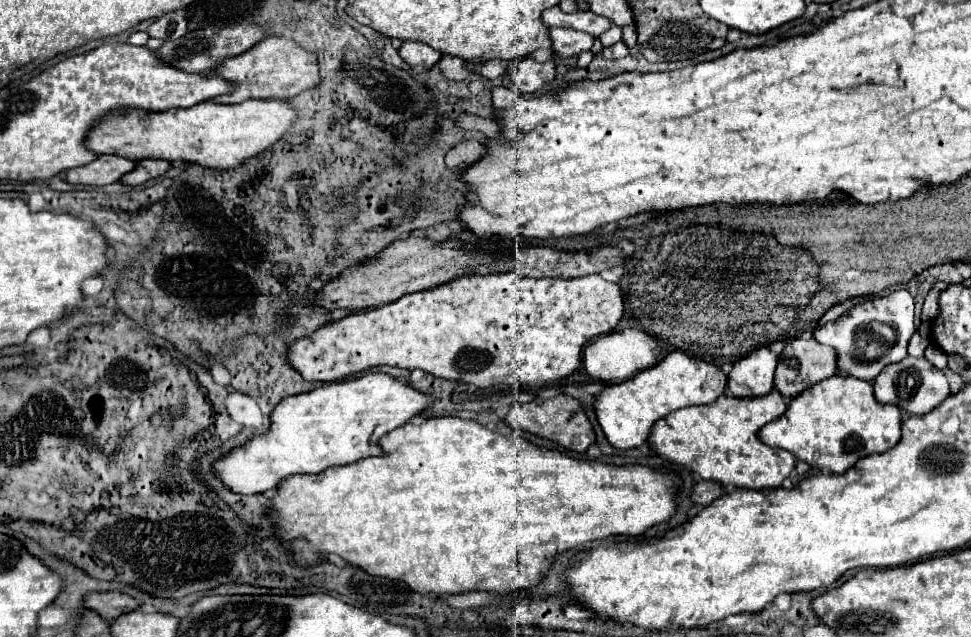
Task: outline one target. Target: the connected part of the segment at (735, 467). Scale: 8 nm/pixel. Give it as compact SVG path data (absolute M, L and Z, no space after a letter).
M777 390L761 398L735 398L723 394L711 404L679 408L663 420L657 420L649 432L647 444L663 460L683 466L703 480L719 482L725 488L779 488L793 472L795 458L791 452L765 446L757 438L757 432L767 422L779 418L785 408L787 402Z

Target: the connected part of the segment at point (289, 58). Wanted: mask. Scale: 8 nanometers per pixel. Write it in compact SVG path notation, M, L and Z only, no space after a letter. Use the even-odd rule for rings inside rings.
M275 36L263 38L241 56L231 56L229 60L223 60L219 68L213 70L213 76L221 76L223 80L233 84L233 90L229 94L217 96L213 100L215 104L237 104L249 98L257 98L257 100L291 98L303 90L313 88L321 80L317 68L317 56L301 50L295 40L275 38Z

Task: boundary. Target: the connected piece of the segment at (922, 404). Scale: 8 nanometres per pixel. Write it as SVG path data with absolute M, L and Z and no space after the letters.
M907 356L905 360L891 364L873 380L873 390L875 390L875 400L881 404L893 404L901 410L901 414L907 416L921 416L937 408L947 396L949 396L949 382L947 376L933 368L925 358L913 358Z

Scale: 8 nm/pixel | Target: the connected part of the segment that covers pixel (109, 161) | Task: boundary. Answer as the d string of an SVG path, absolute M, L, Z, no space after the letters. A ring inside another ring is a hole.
M97 156L91 164L81 168L71 168L65 172L65 180L69 184L85 184L85 186L105 186L117 182L123 174L133 170L135 162L129 162L121 156Z

